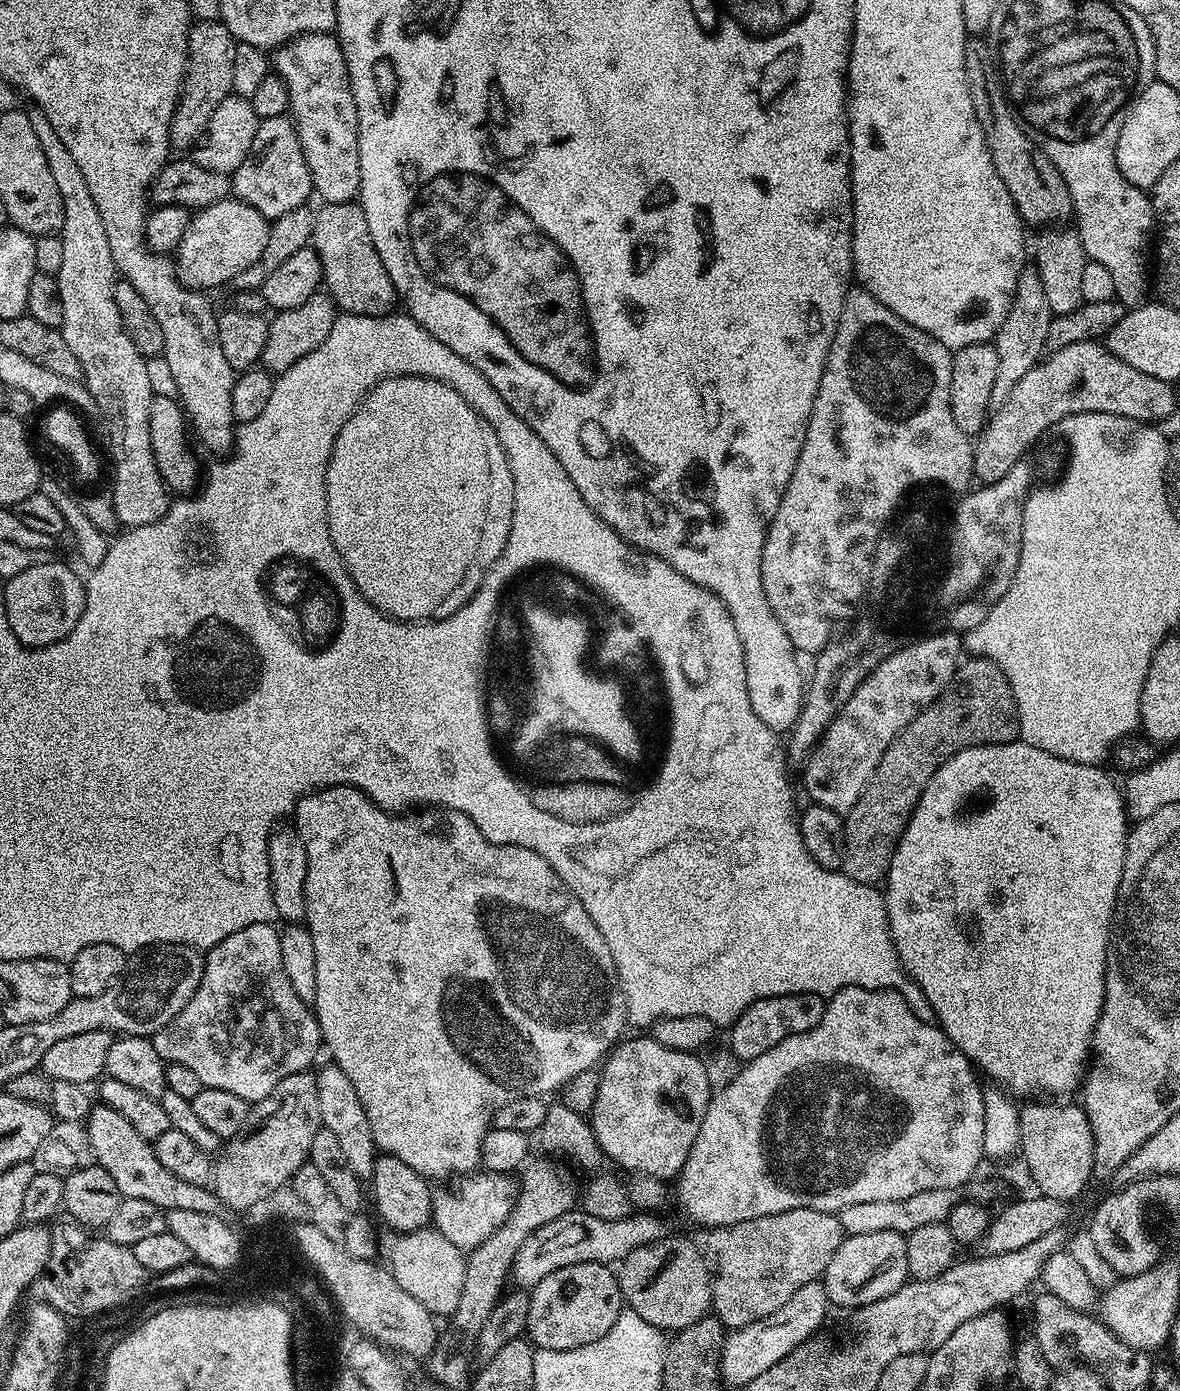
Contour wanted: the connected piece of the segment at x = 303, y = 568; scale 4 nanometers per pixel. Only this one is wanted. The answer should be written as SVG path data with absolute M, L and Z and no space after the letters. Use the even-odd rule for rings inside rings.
M280 552L277 556L266 558L262 572L256 576L256 587L265 592L268 616L271 616L271 620L277 620L278 630L286 630L286 642L291 646L295 646L299 652L311 654L314 658L336 648L347 621L344 596L341 587L336 585L332 576L328 576L328 572L324 572L324 568L320 568L320 564L314 563L308 556L300 556L300 552Z

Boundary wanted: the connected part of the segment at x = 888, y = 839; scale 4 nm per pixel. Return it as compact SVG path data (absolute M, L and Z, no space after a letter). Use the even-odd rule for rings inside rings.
M986 656L965 659L948 691L920 711L918 718L890 742L866 790L843 817L844 875L859 884L879 885L888 875L894 850L926 782L930 782L943 760L970 746L1008 744L1019 734L1020 715L1006 674Z

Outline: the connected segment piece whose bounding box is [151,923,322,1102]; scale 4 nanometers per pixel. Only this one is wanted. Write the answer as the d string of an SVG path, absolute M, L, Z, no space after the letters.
M271 923L246 926L246 930L238 930L238 934L230 934L230 938L207 949L204 956L204 973L202 974L202 982L198 982L198 990L194 990L194 994L188 999L186 1006L182 1006L178 1015L169 1024L156 1031L155 1036L151 1037L154 1050L158 1050L158 1054L165 1064L187 1066L199 1078L203 1087L230 1090L230 1094L238 1094L238 1098L249 1102L266 1098L274 1090L274 1086L278 1086L278 1082L282 1082L282 1078L290 1078L299 1072L309 1071L313 1067L311 1065L312 1059L322 1052L320 1023L316 1020L315 1011L305 1004L302 998L298 998L298 994L294 994L294 986L290 986L290 978L286 978L286 970L282 970L280 932L272 927Z

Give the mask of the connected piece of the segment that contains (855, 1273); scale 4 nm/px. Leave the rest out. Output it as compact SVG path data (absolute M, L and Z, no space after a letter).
M878 1230L878 1234L858 1234L845 1236L844 1241L834 1250L830 1266L826 1266L822 1283L829 1305L840 1308L865 1308L867 1304L878 1302L894 1290L898 1290L909 1279L906 1266L907 1235L894 1230Z

